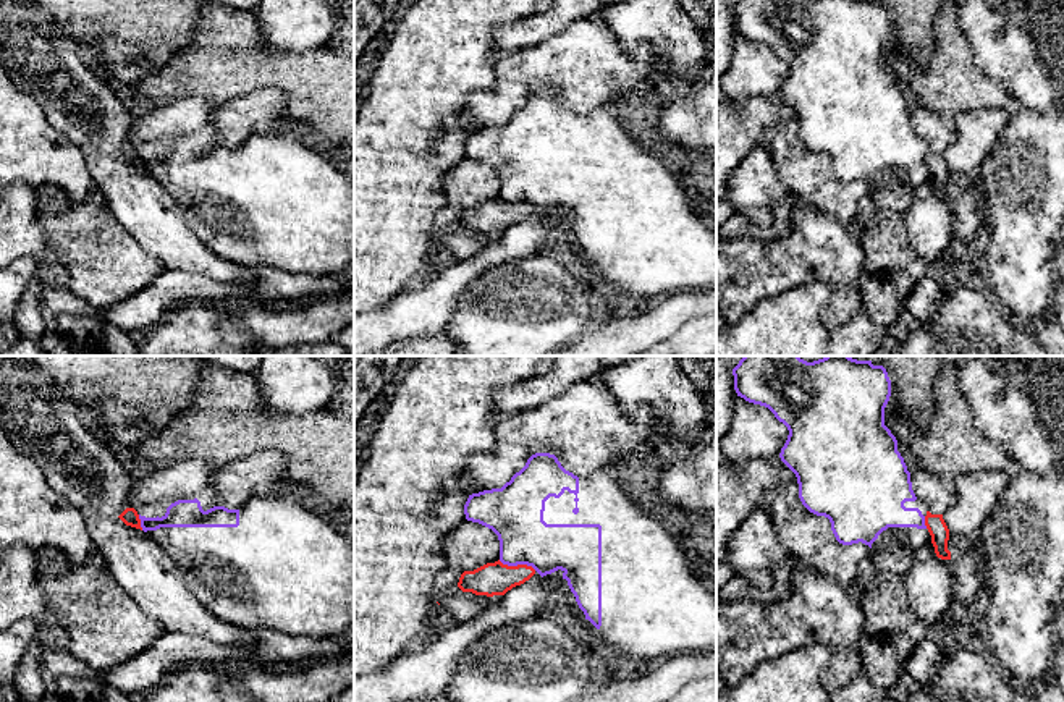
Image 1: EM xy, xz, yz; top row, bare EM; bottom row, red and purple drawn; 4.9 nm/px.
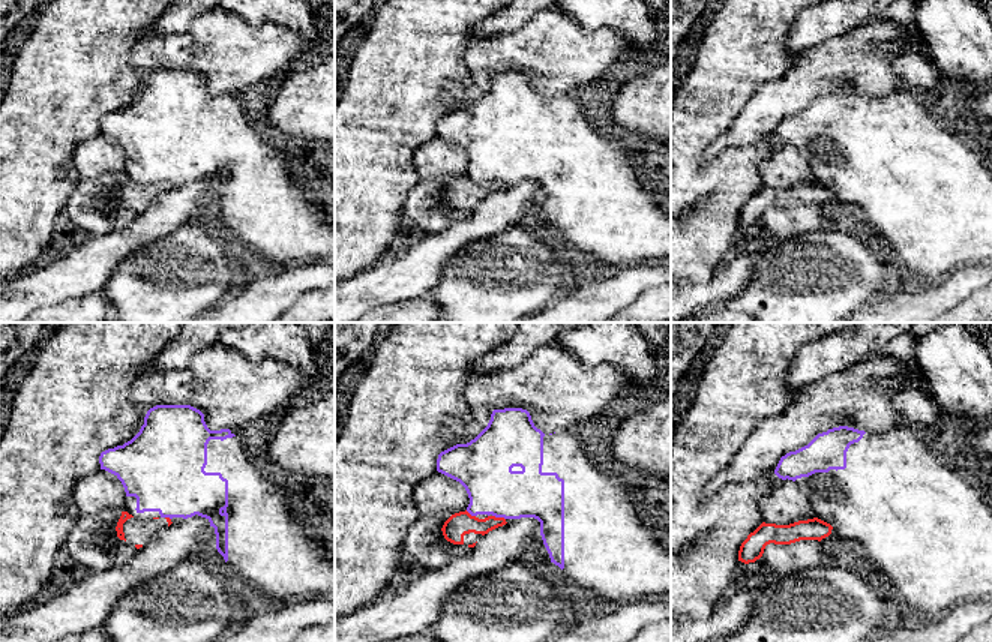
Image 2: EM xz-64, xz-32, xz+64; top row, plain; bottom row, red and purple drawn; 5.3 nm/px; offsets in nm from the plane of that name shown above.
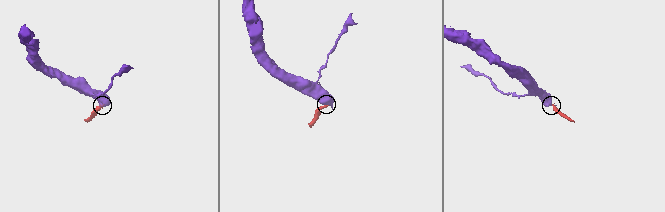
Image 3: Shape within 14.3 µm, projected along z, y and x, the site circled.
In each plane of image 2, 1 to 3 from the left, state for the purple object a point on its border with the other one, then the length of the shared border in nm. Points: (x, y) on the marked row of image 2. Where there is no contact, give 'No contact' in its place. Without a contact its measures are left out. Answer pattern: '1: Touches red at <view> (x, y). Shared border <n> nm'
1: Touches red at xz-64 (168, 518). Shared border 40 nm
2: Touches red at xz-32 (499, 518). Shared border 80 nm
3: No contact

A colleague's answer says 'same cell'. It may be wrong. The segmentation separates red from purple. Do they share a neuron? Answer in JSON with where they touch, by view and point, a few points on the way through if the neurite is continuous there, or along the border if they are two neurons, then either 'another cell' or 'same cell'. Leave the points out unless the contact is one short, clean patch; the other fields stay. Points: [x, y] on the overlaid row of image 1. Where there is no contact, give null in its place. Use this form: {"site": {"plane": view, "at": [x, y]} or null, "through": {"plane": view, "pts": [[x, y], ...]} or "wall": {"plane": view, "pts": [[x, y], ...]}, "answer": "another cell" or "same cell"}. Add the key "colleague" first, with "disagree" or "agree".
{"colleague": "disagree", "site": {"plane": "xz", "at": [518, 565]}, "wall": {"plane": "xz", "pts": [[498, 560], [508, 565], [531, 565], [536, 570]]}, "answer": "another cell"}

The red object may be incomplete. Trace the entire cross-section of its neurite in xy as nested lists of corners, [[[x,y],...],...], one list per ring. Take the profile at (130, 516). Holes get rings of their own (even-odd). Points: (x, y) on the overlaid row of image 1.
[[[183,459],[168,466],[154,467],[134,484],[128,508],[118,518],[126,526],[142,531],[139,514],[134,510],[137,503],[175,503],[189,498],[209,487],[217,466],[199,459]]]

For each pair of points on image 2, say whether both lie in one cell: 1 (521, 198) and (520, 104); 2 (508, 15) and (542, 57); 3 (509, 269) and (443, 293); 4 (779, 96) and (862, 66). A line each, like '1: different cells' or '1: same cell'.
1: different cells
2: different cells
3: same cell
4: same cell

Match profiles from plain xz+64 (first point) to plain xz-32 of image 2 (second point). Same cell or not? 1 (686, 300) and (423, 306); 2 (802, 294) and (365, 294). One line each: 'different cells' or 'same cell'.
1: different cells
2: different cells

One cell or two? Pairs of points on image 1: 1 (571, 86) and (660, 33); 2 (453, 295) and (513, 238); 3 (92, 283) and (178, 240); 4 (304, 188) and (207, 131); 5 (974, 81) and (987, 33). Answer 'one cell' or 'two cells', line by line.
1: two cells
2: one cell
3: two cells
4: one cell
5: two cells

